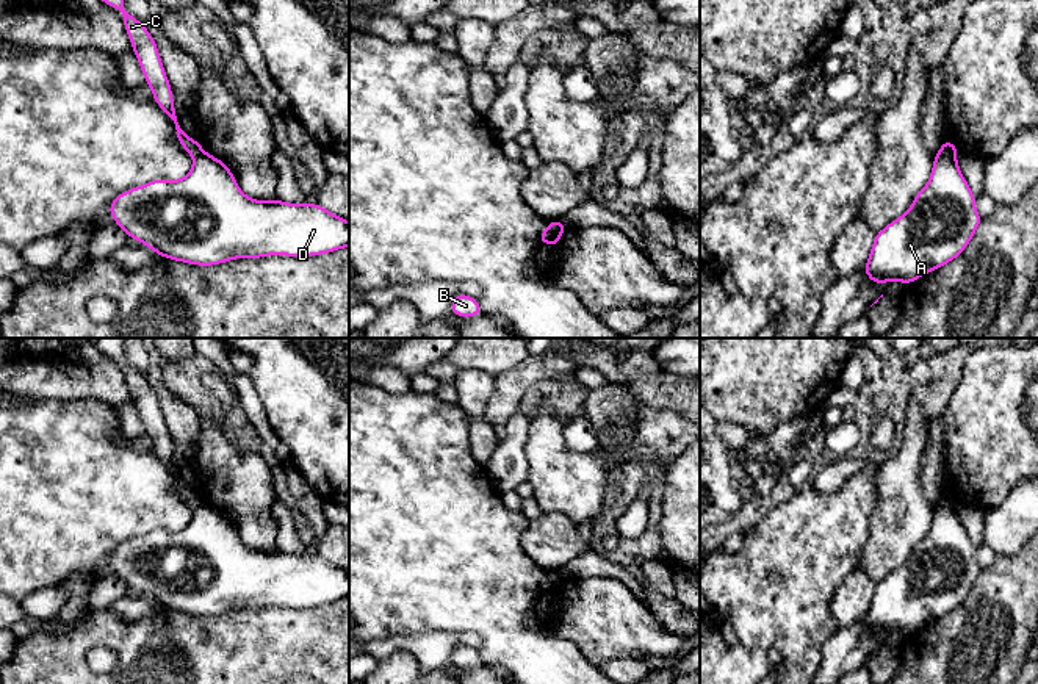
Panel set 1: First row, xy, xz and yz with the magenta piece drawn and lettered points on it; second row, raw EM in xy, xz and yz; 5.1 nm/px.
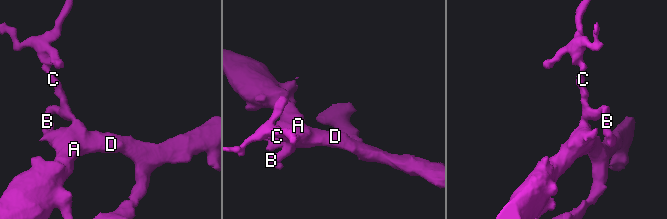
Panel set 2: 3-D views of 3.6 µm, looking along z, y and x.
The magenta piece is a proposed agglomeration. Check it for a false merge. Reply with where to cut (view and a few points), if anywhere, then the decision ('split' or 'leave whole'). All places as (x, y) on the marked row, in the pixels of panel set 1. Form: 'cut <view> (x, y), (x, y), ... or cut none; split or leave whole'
cut yz (938, 152), (955, 157); split

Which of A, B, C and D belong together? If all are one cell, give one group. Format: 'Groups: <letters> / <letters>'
Groups: A D / B C

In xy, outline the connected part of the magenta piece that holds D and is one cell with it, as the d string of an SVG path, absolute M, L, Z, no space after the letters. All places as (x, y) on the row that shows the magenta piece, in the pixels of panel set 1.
M202 152L182 180L157 178L130 188L110 203L110 216L132 239L155 254L196 266L269 255L313 257L349 247L349 222L319 203L255 200L246 196L230 167Z

